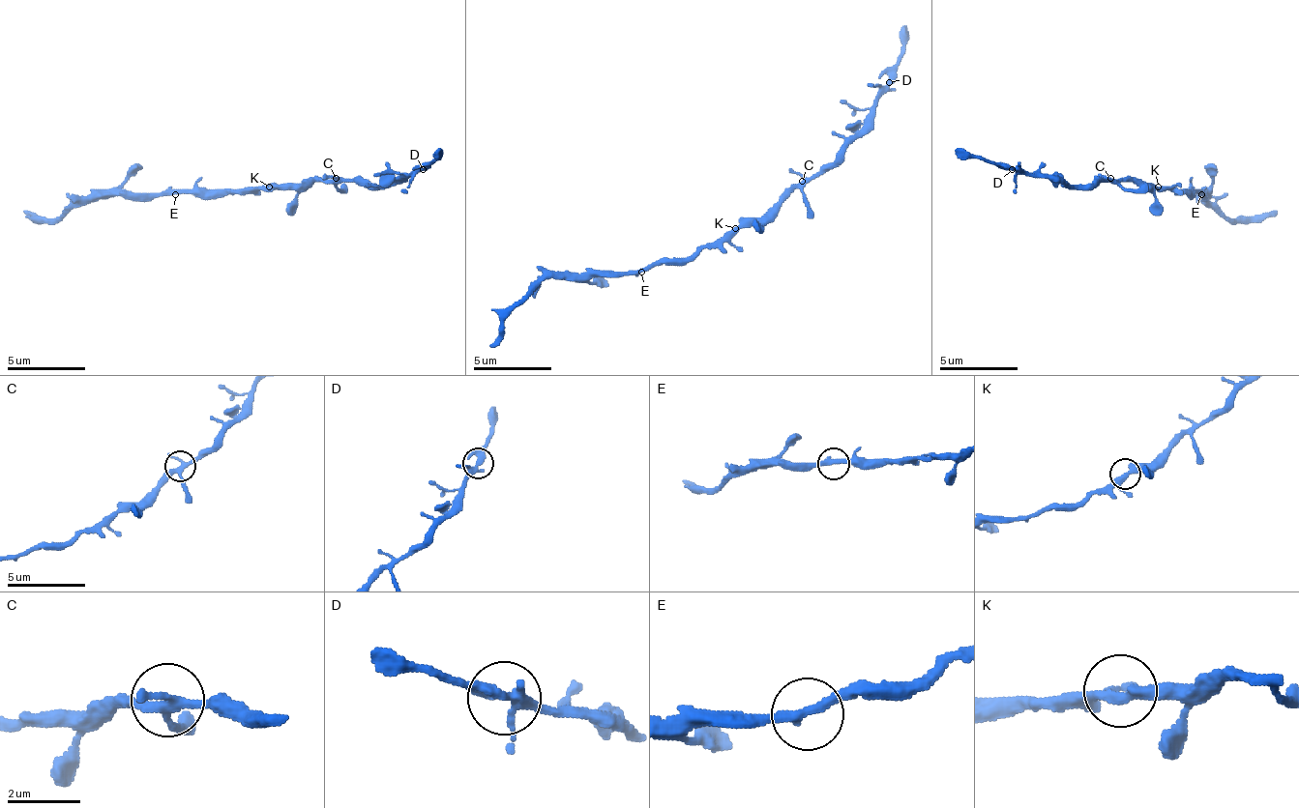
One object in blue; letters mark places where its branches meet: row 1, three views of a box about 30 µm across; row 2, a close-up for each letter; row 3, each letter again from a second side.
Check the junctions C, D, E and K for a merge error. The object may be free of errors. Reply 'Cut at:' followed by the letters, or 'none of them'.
Cut at: none of them

